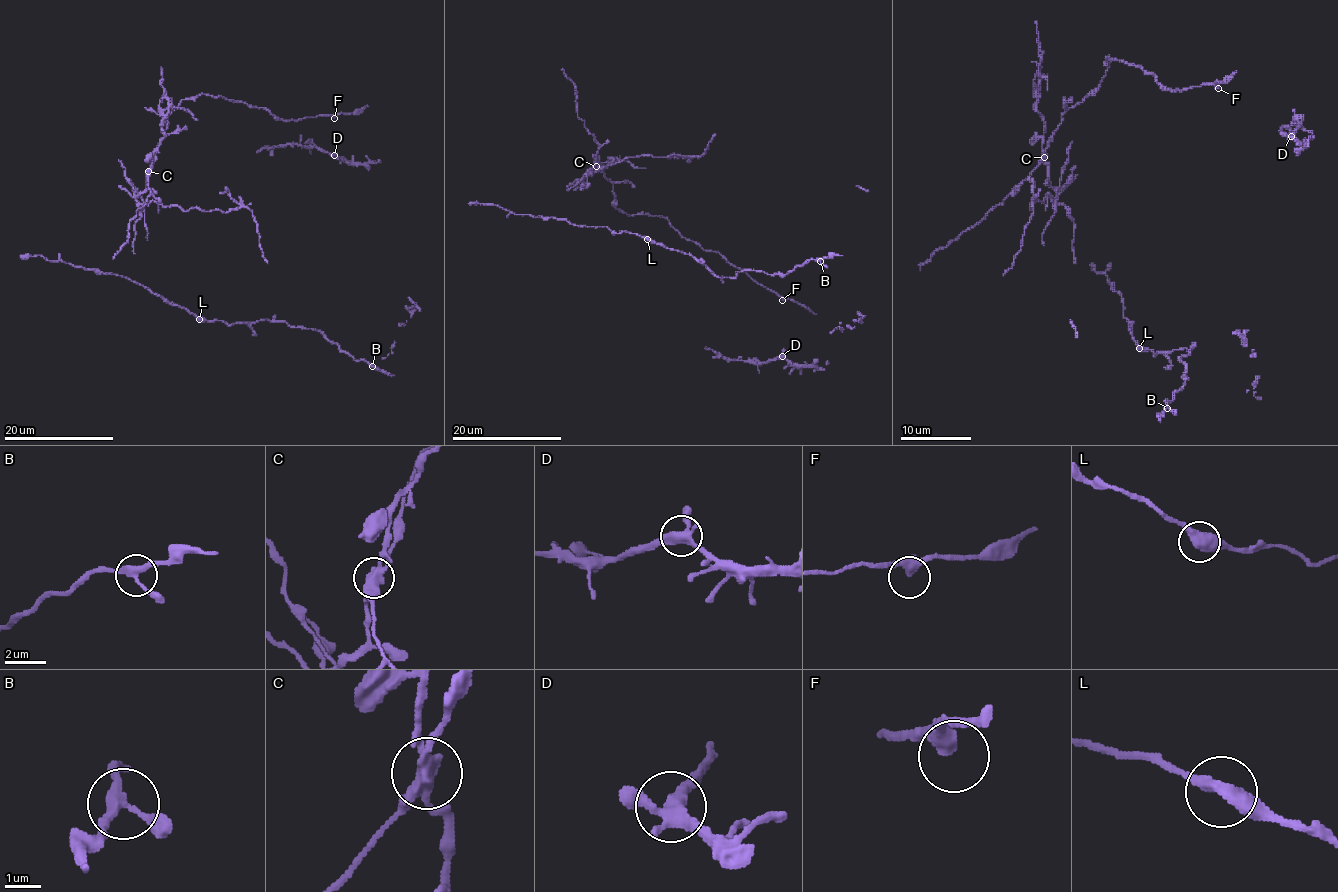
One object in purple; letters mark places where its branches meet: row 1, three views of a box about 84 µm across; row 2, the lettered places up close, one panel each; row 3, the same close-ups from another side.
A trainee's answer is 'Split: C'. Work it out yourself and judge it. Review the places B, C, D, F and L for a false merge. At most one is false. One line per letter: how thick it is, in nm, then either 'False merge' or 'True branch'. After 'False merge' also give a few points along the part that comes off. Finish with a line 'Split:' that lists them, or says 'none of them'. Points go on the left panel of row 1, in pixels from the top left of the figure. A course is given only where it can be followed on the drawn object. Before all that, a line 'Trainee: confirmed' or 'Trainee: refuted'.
Trainee: confirmed
B: Thickness 240 nm. True branch
C: Thickness 400 nm. False merge. Course of the part to remove: (148, 172), (139, 195), (146, 203), (154, 200), (185, 211), (247, 207), (267, 263)
D: Thickness 360 nm. True branch
F: Thickness 340 nm. True branch
L: Thickness 480 nm. True branch
Split: C

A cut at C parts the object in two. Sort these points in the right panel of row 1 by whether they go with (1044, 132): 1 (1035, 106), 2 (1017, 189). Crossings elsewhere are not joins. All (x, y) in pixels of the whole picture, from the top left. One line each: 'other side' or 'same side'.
1: same side
2: other side

